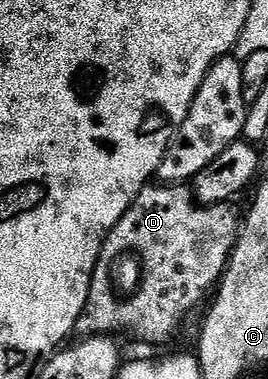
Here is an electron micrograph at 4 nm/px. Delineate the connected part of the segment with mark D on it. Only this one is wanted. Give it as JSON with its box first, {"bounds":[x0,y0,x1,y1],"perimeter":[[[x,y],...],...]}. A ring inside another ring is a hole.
{"bounds":[75,182,243,344],"perimeter":[[[164,182],[154,183],[152,186],[146,186],[144,190],[137,196],[137,200],[129,209],[127,214],[123,214],[123,218],[119,218],[117,225],[109,231],[109,236],[105,240],[105,244],[101,247],[101,256],[97,260],[97,265],[93,271],[91,278],[91,286],[87,294],[87,302],[83,306],[83,314],[79,314],[77,319],[77,326],[75,329],[78,337],[84,338],[86,336],[113,336],[122,332],[125,336],[130,336],[133,340],[142,340],[145,344],[165,344],[181,327],[185,324],[185,319],[200,306],[201,303],[206,303],[205,295],[212,293],[214,289],[220,285],[221,277],[225,275],[225,270],[229,266],[229,256],[233,252],[233,248],[237,245],[237,238],[243,223],[242,217],[237,216],[237,212],[233,209],[232,203],[228,204],[199,204],[197,197],[193,195],[192,187],[185,184],[167,184]],[[132,254],[141,263],[141,283],[134,291],[122,298],[119,295],[119,289],[114,283],[114,269],[115,265],[122,257],[128,257]]]}

